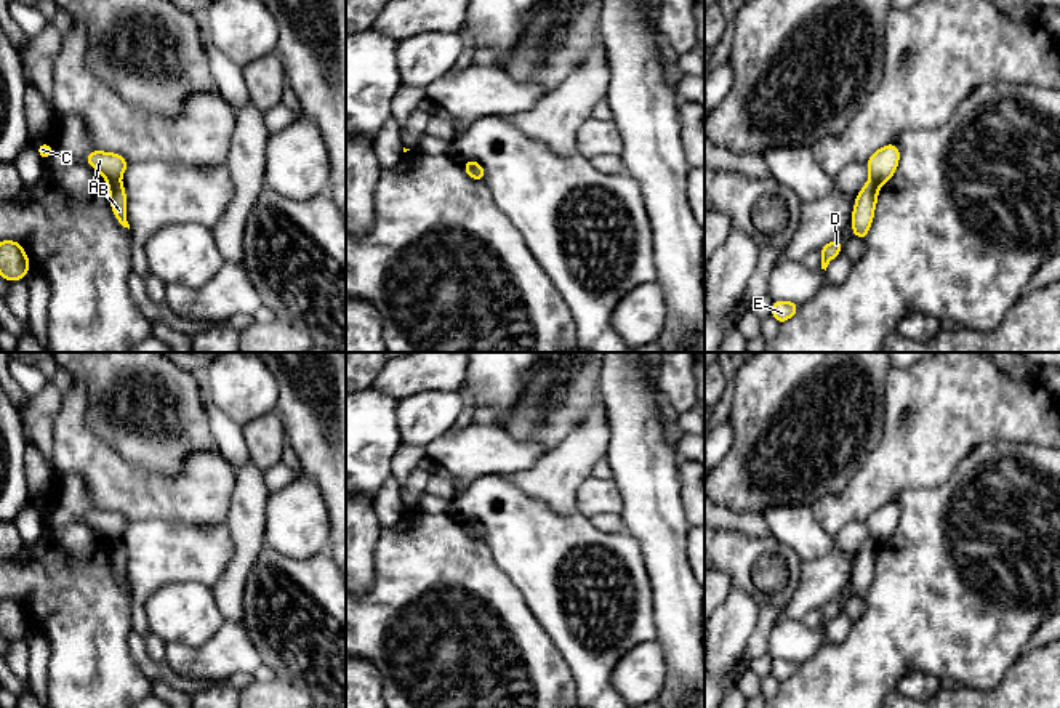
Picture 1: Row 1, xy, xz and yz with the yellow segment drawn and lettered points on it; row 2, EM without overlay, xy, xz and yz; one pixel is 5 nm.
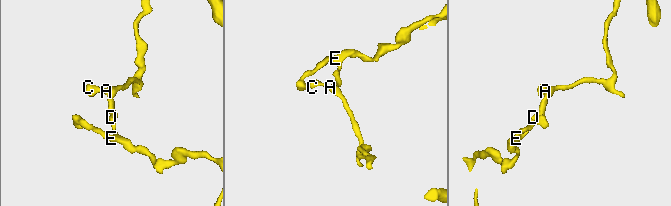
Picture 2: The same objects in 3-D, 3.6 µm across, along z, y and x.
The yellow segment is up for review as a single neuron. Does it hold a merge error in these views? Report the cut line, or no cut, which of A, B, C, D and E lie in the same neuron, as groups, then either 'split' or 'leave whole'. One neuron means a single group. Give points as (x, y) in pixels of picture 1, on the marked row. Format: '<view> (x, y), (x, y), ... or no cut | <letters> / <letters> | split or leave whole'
xy (119, 180), (108, 183) | A C / B D E | split

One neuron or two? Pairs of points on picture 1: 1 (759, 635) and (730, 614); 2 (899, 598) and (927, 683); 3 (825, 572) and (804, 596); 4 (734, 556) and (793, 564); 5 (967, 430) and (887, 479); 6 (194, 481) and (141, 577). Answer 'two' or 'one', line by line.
1: two
2: two
3: one
4: one
5: one
6: two

